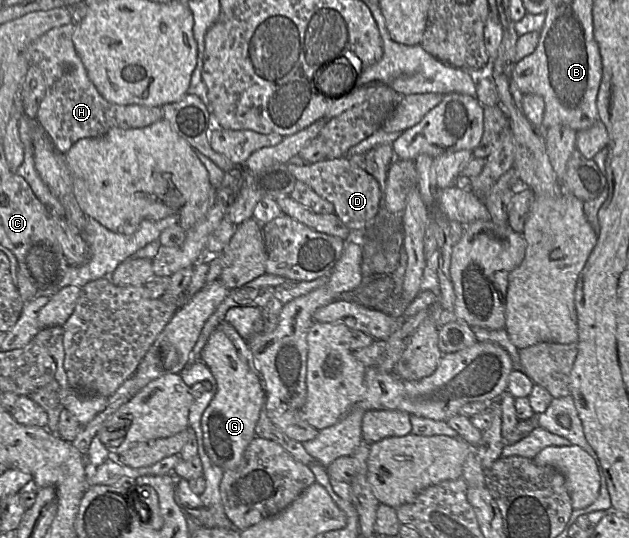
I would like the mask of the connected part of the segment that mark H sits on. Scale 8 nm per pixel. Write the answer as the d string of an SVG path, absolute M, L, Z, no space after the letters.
M69 23L48 30L29 46L28 51L31 63L42 70L46 83L46 93L40 103L37 120L55 147L66 153L82 138L101 136L115 127L142 128L164 118L160 106L117 104L106 100L98 92L72 41L75 25Z

